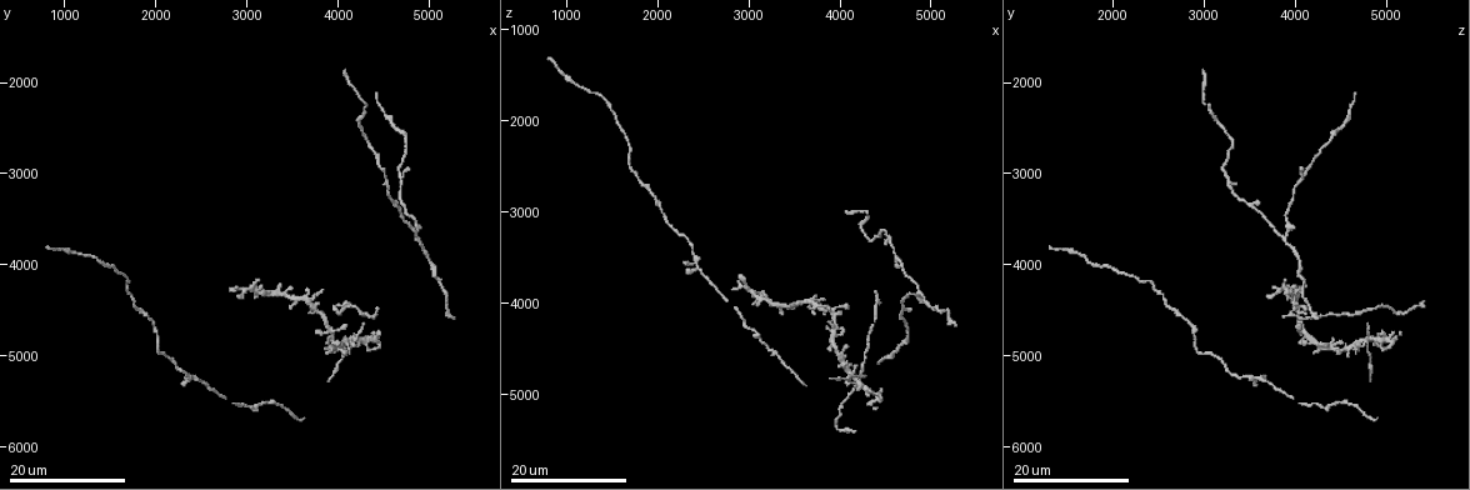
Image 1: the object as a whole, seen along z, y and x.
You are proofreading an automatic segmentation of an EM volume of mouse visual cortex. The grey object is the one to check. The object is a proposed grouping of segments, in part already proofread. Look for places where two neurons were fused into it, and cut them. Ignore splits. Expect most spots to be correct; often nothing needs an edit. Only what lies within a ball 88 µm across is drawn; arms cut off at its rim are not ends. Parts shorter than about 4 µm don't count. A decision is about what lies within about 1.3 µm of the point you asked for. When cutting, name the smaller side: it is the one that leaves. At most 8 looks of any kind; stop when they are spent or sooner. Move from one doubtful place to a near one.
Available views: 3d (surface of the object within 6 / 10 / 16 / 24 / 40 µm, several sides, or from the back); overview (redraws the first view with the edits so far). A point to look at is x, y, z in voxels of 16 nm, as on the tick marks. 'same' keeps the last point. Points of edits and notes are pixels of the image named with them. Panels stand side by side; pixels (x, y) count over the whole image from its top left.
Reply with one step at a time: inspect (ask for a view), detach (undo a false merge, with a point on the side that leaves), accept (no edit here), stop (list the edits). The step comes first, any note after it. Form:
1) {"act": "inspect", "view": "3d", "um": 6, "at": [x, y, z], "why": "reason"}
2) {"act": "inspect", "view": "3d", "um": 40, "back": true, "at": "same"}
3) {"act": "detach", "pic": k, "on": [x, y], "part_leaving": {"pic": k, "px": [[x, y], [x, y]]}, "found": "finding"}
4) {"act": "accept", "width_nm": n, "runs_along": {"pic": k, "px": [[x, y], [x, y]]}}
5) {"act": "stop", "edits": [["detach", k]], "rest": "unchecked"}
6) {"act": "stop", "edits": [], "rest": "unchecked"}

{"act": "inspect", "view": "3d", "um": 16, "at": [4850, 3750, 3850], "why": "branch point"}

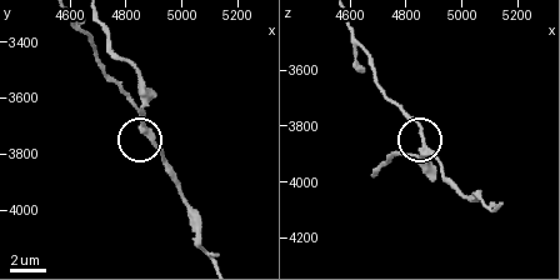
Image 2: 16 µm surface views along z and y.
{"act": "inspect", "view": "3d", "um": 10, "at": [4860, 3710, 3890]}

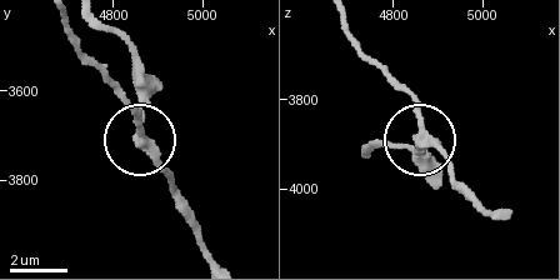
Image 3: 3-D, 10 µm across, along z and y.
{"act": "accept", "arms": 3, "found": "one neuron here"}

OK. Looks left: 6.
{"act": "inspect", "view": "3d", "um": 24, "at": [4200, 4800, 4800], "why": "four-way junction"}

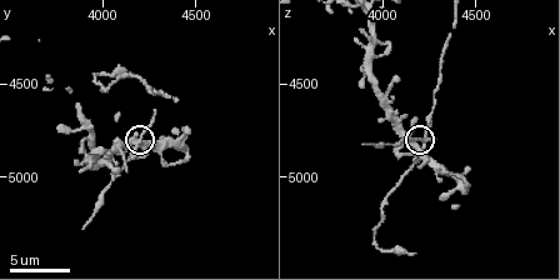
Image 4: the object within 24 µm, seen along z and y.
{"act": "inspect", "view": "3d", "um": 6, "at": [4180, 4820, 4800]}

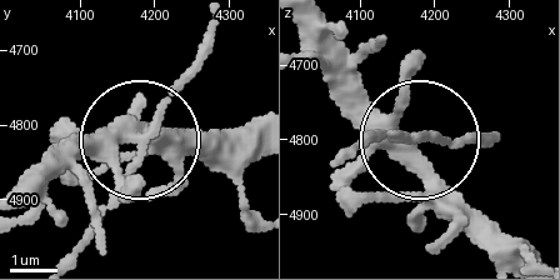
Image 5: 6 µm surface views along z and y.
{"act": "accept", "width_nm": 310, "runs_along": {"pic": 5, "px": [[65, 258], [133, 141], [76, 138], [45, 150]]}, "found": "continuous, no second neuron"}

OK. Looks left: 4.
{"act": "inspect", "view": "3d", "um": 24, "at": [4550, 3050, 3250], "why": "sudden change in width"}

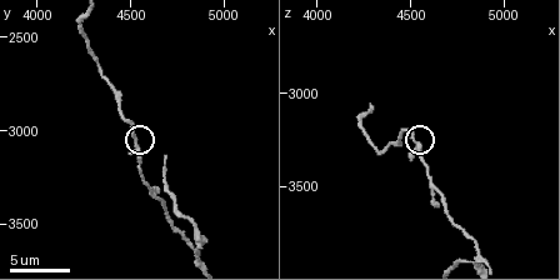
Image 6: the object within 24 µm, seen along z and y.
{"act": "inspect", "view": "3d", "um": 6, "at": "same", "why": "closer look"}

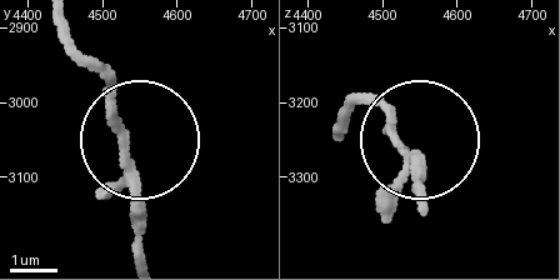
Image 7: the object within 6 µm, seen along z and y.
{"act": "accept", "runs_along": {"pic": 7, "px": [[139, 253], [135, 169], [108, 85], [79, 54]]}, "found": "continuous, no second neuron"}

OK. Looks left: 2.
{"act": "inspect", "view": "3d", "um": 24, "at": [5050, 4150, 4100]}

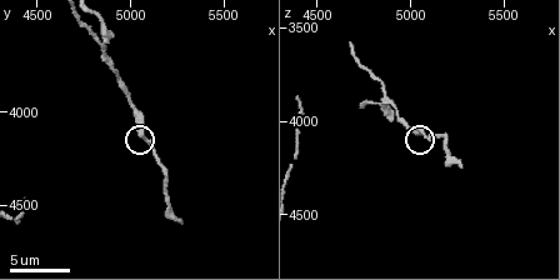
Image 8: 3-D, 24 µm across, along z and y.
{"act": "inspect", "view": "3d", "um": 6, "at": [5060, 4120, 4040], "why": "closer look"}

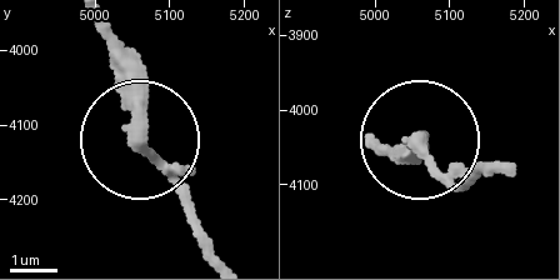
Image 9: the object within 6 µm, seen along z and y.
{"act": "accept", "found": "continuous, no second neuron"}

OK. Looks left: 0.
{"act": "stop", "edits": [], "rest": "unchecked"}

